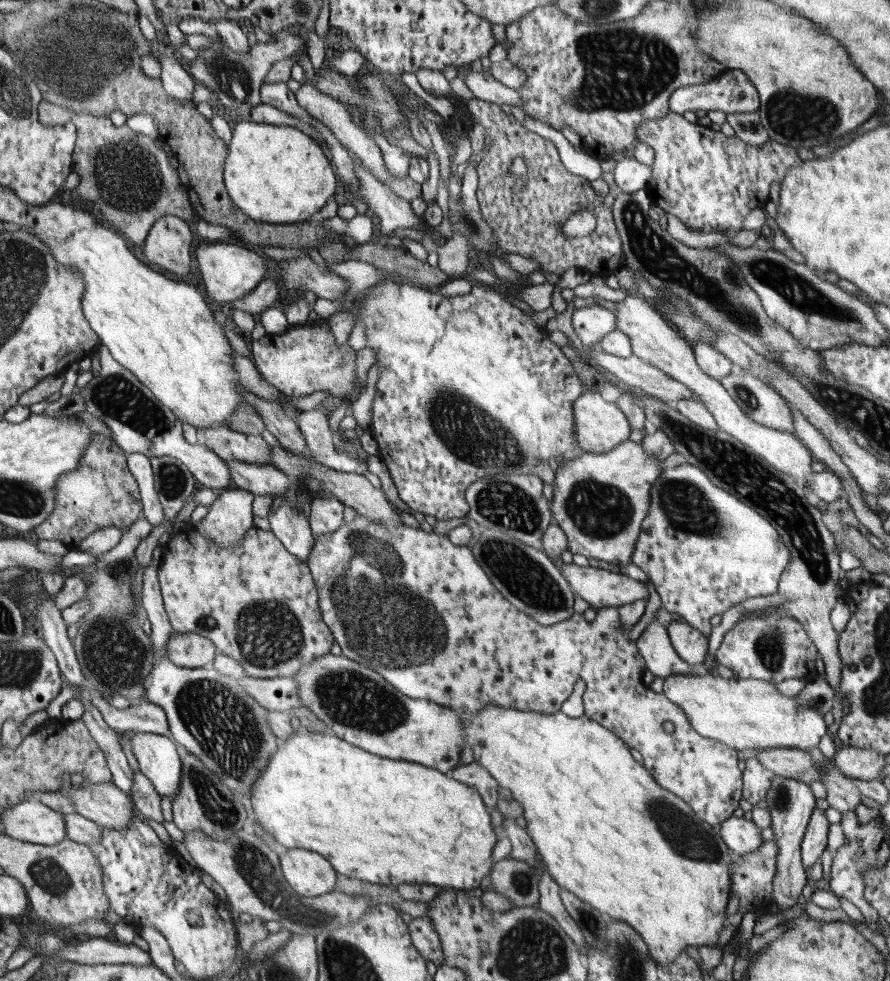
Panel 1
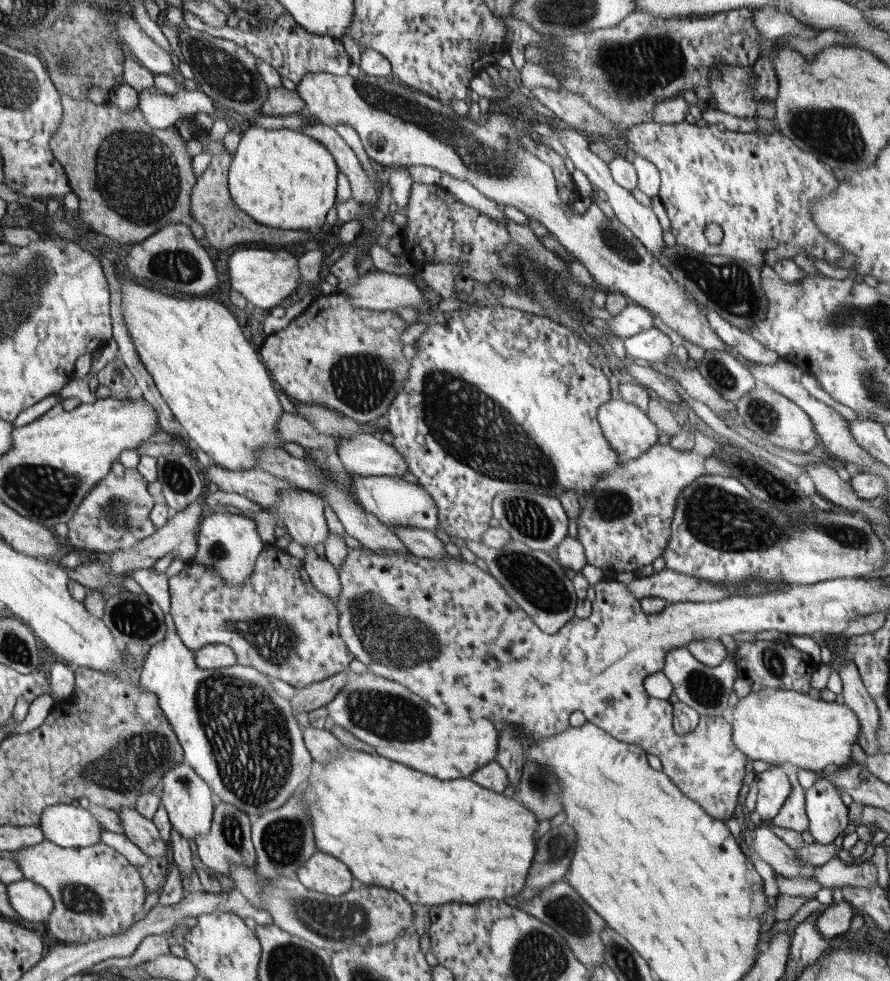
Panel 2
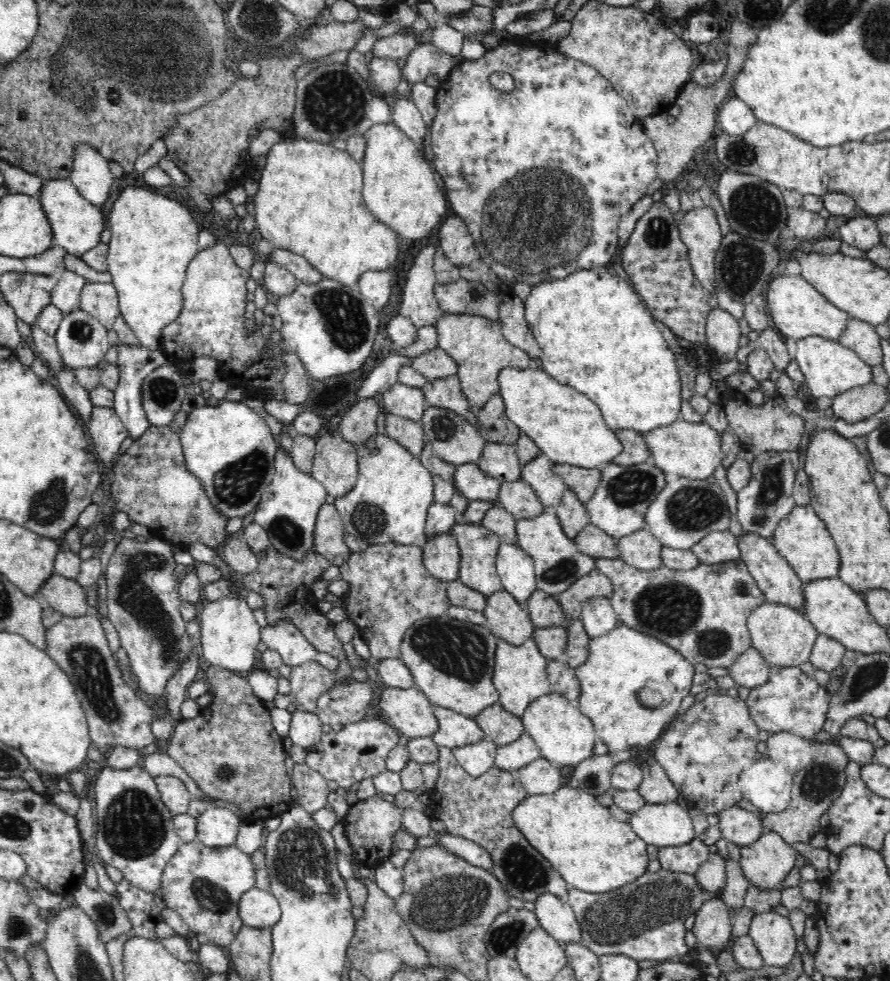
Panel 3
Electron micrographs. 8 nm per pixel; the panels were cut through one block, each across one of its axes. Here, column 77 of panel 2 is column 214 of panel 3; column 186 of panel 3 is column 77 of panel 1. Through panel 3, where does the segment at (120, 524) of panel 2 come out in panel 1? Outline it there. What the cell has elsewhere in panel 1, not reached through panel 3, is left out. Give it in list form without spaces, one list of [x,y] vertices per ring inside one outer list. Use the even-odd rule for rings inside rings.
[[[93,434],[91,446],[87,446],[79,458],[77,470],[59,476],[53,492],[55,510],[31,532],[37,536],[37,540],[57,540],[67,548],[75,548],[87,540],[87,536],[99,530],[117,528],[119,532],[125,532],[131,528],[131,524],[135,524],[135,520],[139,520],[143,512],[139,484],[135,484],[135,476],[131,476],[131,470],[127,468],[125,452],[119,448],[119,444],[101,434]]]

